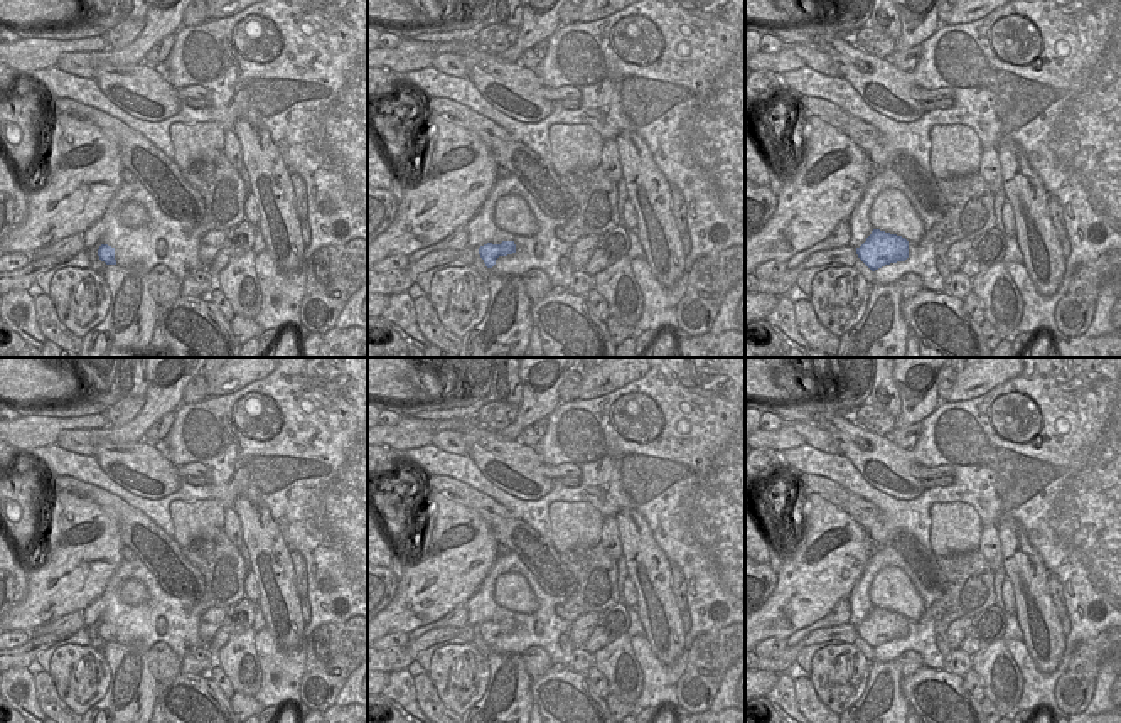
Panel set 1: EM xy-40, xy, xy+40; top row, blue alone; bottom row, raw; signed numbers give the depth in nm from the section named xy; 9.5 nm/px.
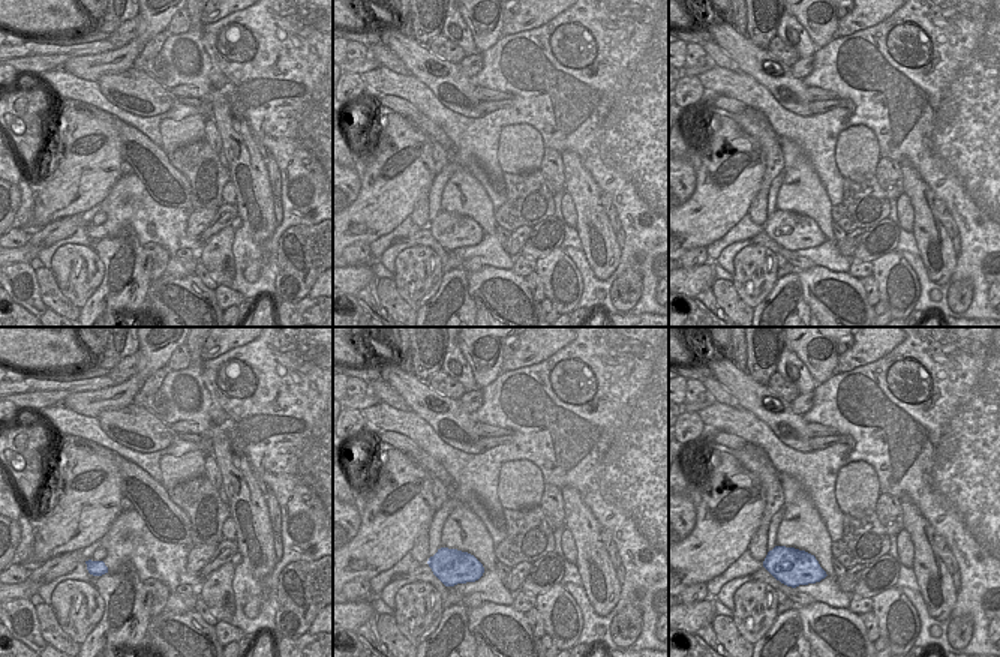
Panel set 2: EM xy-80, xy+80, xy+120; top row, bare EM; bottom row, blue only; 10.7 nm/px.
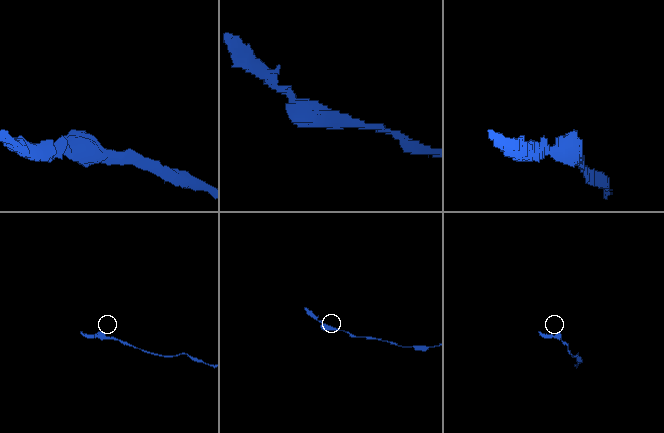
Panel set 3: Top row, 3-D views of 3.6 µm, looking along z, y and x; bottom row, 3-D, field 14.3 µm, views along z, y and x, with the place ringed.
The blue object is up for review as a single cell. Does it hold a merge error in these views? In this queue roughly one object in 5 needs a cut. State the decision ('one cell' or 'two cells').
one cell

